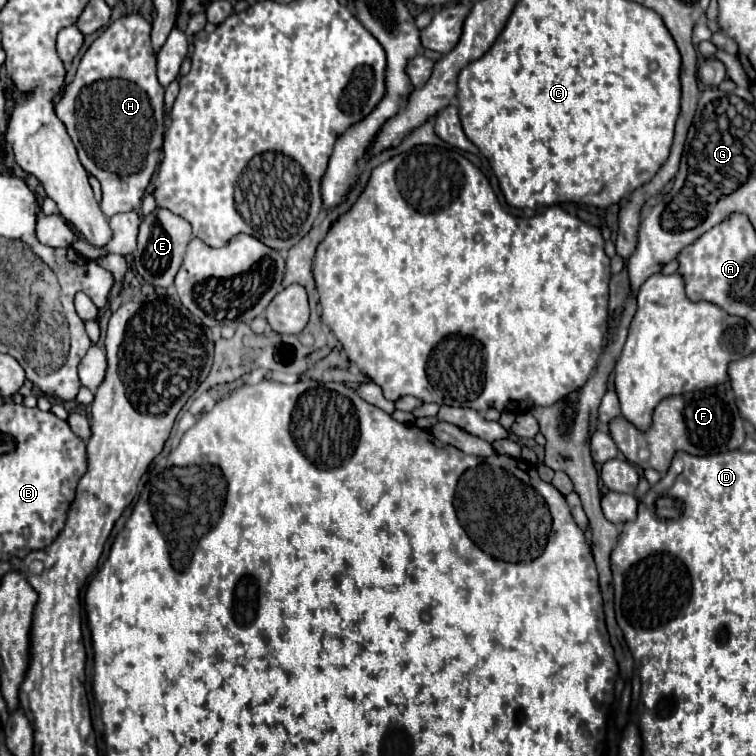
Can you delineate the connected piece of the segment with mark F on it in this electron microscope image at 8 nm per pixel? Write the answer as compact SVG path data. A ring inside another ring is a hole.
M724 385L662 399L652 413L652 425L646 431L638 431L624 417L612 419L608 423L608 431L620 453L624 453L630 463L642 469L652 467L662 475L670 467L670 461L676 451L684 451L690 455L714 455L740 449L746 437L744 421L734 403L734 395Z

